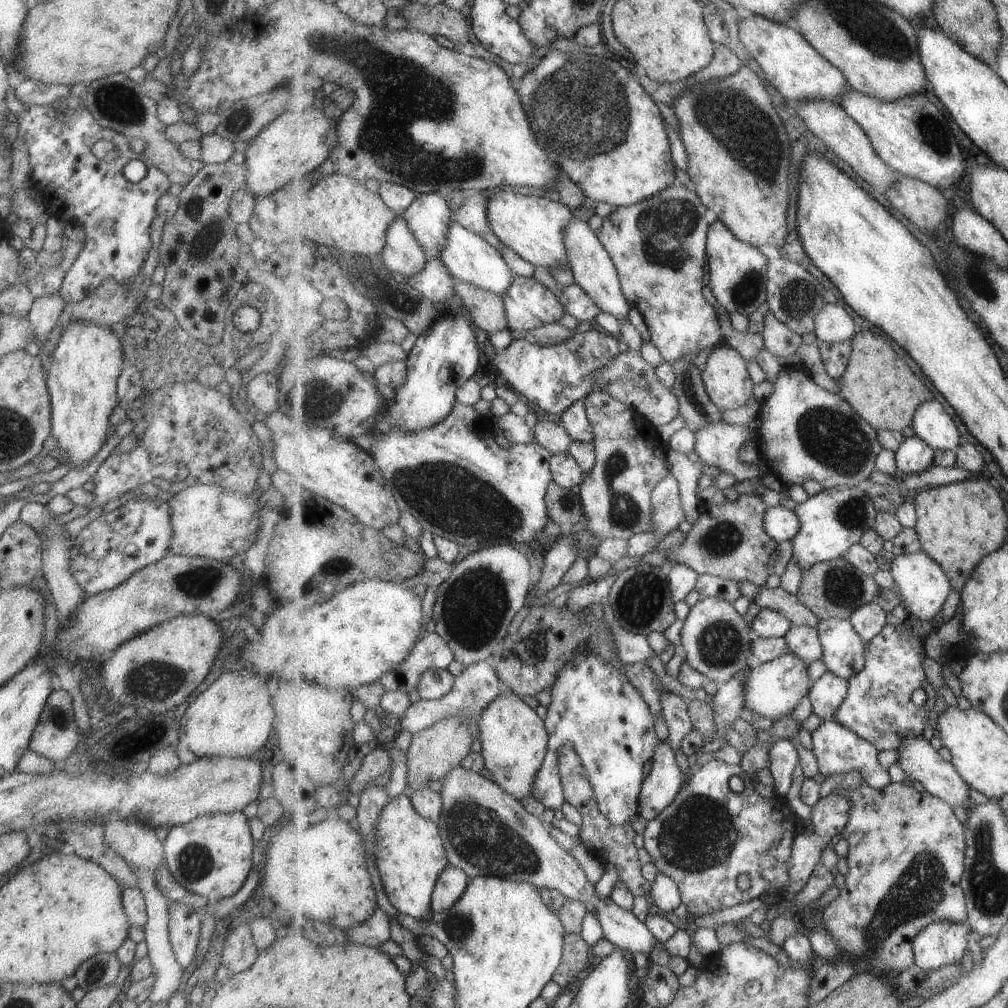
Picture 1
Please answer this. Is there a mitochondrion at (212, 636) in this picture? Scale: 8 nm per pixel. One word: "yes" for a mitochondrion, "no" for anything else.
no

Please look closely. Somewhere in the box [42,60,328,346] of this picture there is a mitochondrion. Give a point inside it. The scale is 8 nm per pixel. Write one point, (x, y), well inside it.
(121, 105)

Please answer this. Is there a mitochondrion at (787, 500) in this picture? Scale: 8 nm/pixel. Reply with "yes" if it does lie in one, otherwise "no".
no

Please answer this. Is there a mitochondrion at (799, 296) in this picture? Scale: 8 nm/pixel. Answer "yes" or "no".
yes

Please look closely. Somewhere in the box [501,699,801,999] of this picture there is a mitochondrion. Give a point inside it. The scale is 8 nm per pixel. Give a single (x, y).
(694, 837)

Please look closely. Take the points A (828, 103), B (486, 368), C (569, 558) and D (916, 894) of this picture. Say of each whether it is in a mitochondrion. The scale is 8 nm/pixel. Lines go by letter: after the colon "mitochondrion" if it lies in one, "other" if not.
A: other
B: other
C: other
D: mitochondrion

